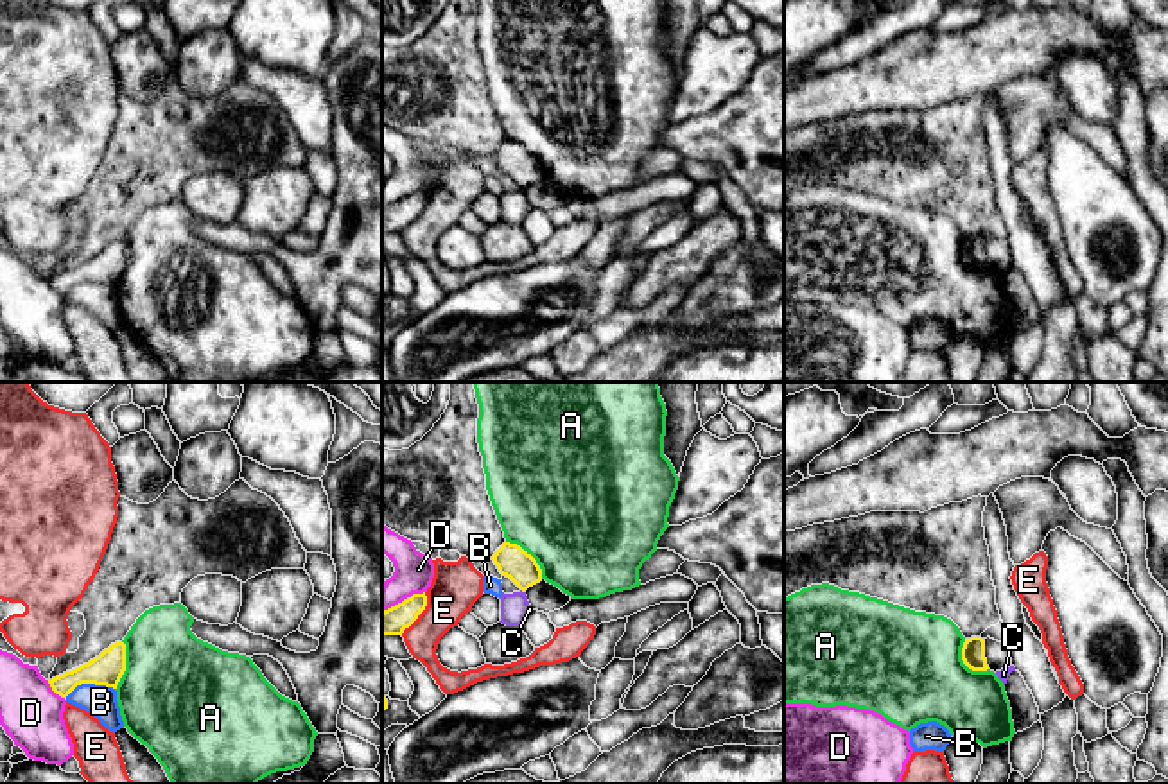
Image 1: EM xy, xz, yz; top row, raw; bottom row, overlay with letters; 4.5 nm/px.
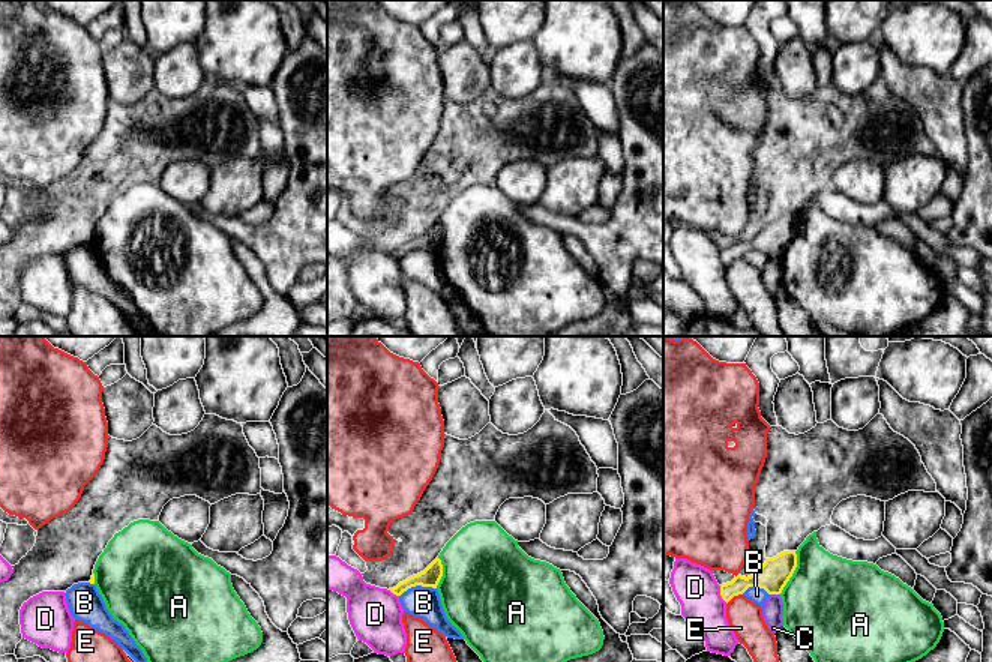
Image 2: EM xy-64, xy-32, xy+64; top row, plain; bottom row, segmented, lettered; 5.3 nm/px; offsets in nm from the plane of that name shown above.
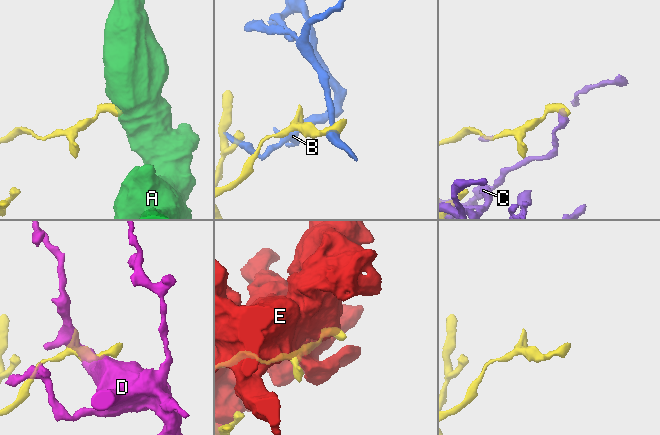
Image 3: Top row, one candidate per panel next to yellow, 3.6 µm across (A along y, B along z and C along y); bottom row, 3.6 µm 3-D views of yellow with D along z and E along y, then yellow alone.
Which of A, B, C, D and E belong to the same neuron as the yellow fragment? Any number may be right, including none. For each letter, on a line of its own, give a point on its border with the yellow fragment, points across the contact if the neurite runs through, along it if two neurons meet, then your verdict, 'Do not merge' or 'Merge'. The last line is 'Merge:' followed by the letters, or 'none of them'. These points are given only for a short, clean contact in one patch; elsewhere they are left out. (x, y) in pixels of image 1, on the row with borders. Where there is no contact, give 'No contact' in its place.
A: Touches yellow at xz (530, 555). Boundary: xz (506, 540), (521, 546), (535, 560), (542, 578). Do not merge
B: Touches yellow at xy (88, 682). Boundary: xy (113, 688), (79, 684), (65, 698). Do not merge
C: Touches yellow at xz (522, 591). Do not merge
D: Touches yellow at xy (54, 691). Do not merge
E: Touches yellow at xz (420, 612). Do not merge
Merge: none of them

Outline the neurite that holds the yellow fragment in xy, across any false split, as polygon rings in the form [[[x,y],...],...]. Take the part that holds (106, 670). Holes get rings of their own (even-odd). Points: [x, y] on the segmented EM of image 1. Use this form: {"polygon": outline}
{"polygon": [[[115,642],[99,657],[72,671],[48,680],[52,691],[66,700],[66,696],[81,684],[95,684],[117,689],[126,671],[126,644]]]}

